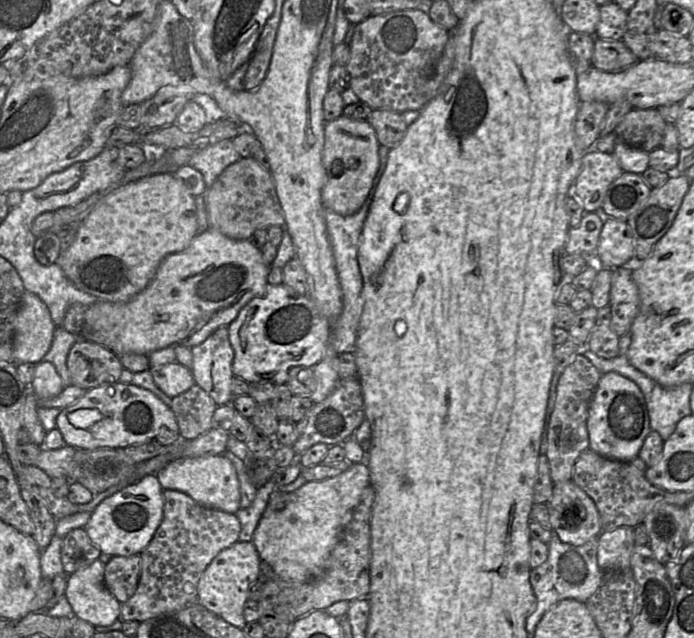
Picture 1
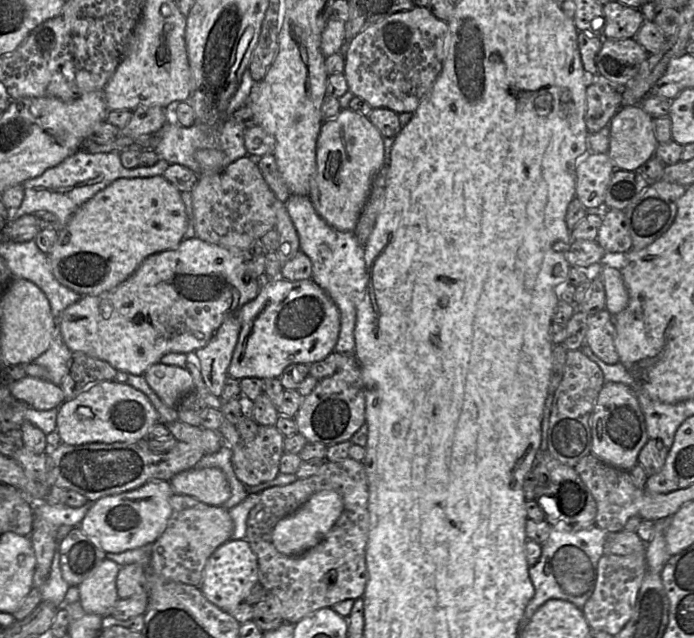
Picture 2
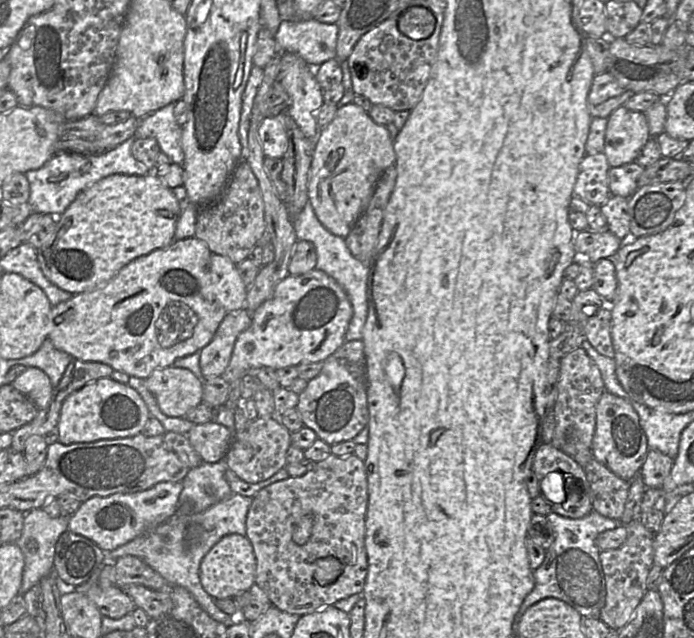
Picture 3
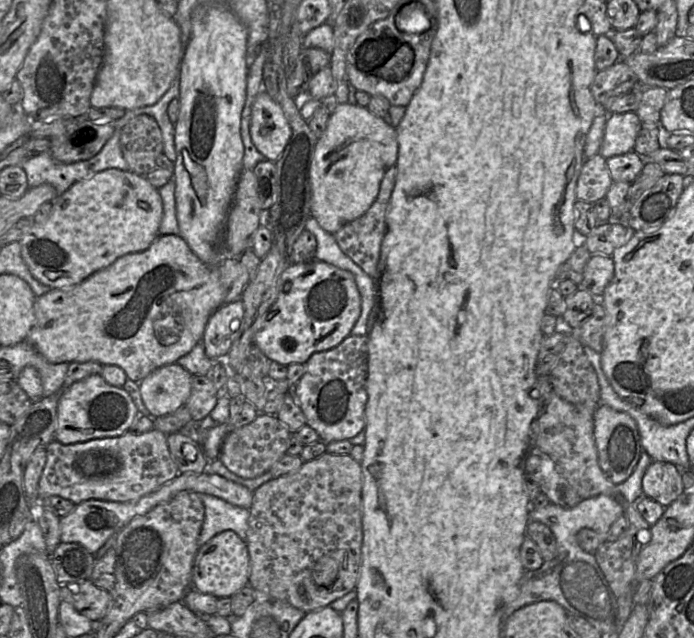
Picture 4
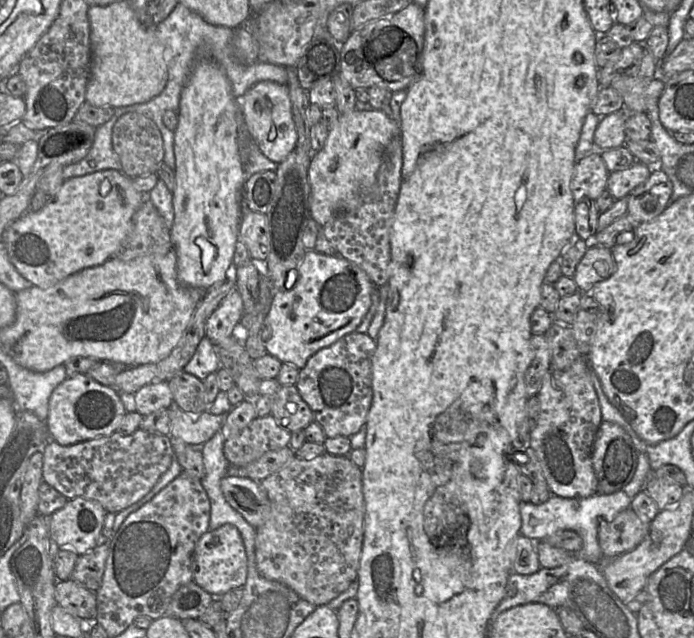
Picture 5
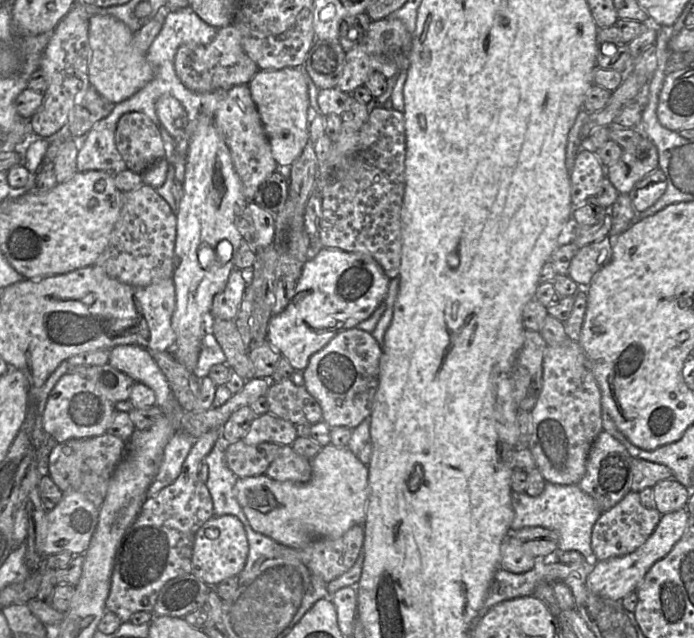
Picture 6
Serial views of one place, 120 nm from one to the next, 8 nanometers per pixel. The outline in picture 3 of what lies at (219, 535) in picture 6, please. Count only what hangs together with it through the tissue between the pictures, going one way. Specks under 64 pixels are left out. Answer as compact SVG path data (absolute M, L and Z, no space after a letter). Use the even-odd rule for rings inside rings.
M239 534L222 537L203 557L199 576L203 589L214 600L234 598L247 591L255 583L256 576L256 558L251 542Z

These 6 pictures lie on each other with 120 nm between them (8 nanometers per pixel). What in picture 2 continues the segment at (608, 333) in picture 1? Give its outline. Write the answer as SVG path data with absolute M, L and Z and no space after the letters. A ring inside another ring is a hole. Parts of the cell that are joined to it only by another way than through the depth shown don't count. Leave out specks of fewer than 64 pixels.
M606 310L588 316L588 330L585 344L607 364L619 362L615 347L615 326L613 316Z

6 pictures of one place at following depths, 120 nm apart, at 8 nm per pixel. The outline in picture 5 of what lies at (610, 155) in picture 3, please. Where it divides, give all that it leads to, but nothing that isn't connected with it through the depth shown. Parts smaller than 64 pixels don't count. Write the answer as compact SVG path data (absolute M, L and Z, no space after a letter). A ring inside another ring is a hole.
M615 112L600 118L594 133L594 143L597 150L615 149L625 146L626 112Z

